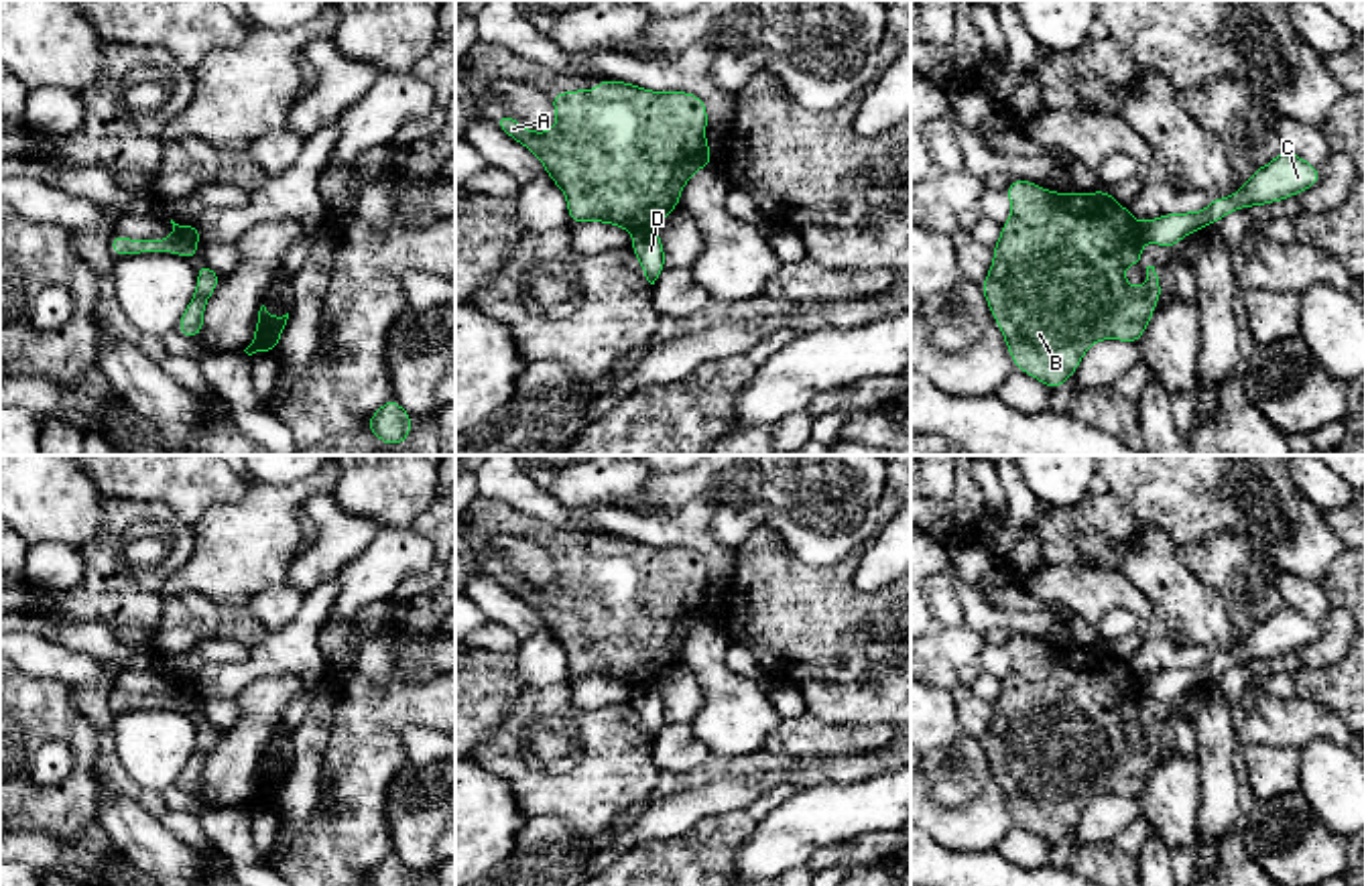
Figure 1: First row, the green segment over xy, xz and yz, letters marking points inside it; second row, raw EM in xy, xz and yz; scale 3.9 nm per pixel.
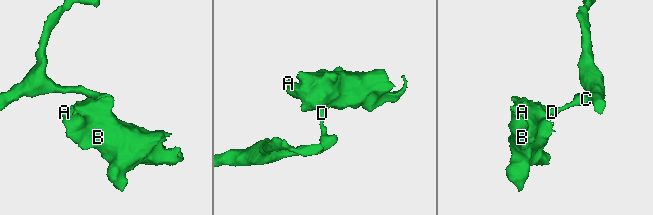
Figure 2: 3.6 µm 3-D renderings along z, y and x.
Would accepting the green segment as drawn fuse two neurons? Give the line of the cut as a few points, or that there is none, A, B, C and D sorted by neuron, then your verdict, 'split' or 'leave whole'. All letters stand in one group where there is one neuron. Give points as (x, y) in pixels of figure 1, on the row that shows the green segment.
xz (653, 228), (637, 234) | A B / C D | split

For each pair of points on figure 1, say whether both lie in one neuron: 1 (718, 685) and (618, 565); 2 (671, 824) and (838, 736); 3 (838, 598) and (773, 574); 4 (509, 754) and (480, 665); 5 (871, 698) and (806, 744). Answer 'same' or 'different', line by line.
1: different
2: different
3: same
4: different
5: different

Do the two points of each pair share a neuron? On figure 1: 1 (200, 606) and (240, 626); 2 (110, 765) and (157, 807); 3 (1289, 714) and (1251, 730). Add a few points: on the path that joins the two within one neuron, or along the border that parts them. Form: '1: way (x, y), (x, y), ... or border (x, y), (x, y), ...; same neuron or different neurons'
1: way (210, 616), (220, 626), (230, 626); same neuron
2: way (118, 777), (131, 789), (145, 795); same neuron
3: way (1279, 722), (1261, 726); same neuron

